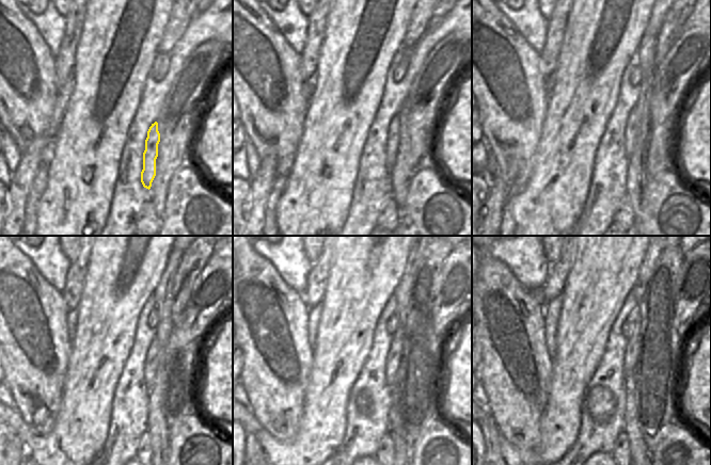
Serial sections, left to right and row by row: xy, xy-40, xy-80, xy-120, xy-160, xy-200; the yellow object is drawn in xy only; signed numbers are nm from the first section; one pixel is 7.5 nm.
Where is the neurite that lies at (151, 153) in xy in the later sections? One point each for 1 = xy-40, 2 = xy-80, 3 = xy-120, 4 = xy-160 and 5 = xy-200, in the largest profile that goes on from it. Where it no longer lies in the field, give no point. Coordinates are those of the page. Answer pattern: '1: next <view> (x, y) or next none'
1: next xy-40 (393, 134)
2: next xy-80 (635, 117)
3: next xy-120 (164, 326)
4: next xy-160 (394, 354)
5: next xy-200 (632, 348)

